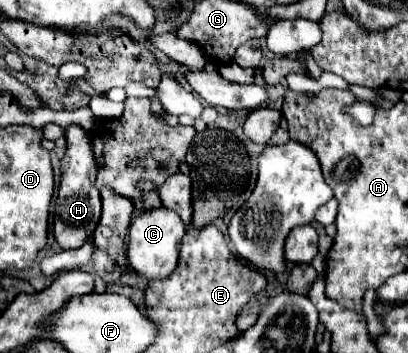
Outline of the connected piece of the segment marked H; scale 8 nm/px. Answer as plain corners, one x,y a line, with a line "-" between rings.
77,125
67,127
67,153
61,159
61,187
53,213
53,235
61,249
77,249
93,233
101,217
101,195
95,191
95,161
89,133

